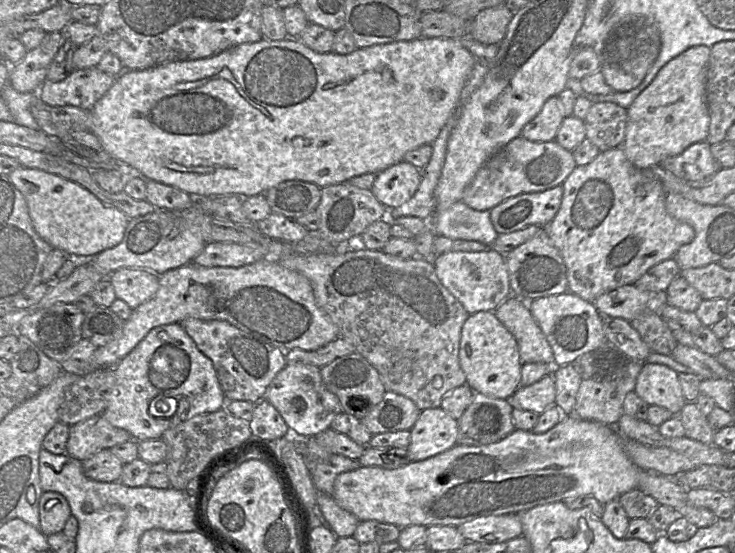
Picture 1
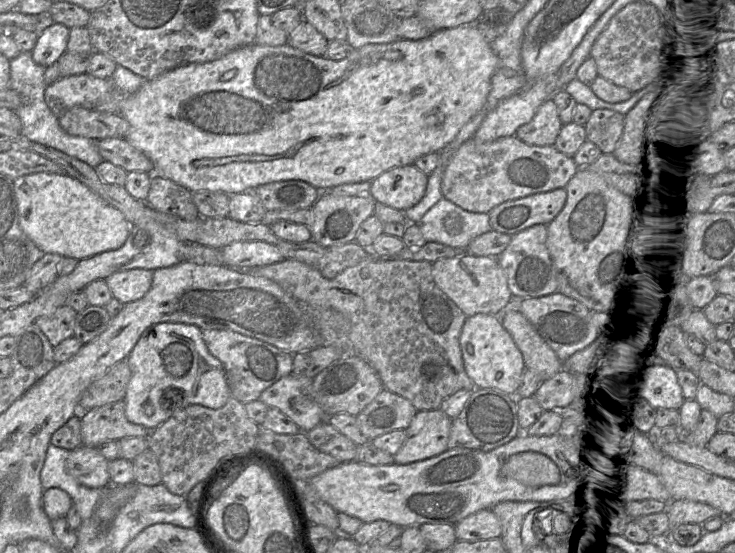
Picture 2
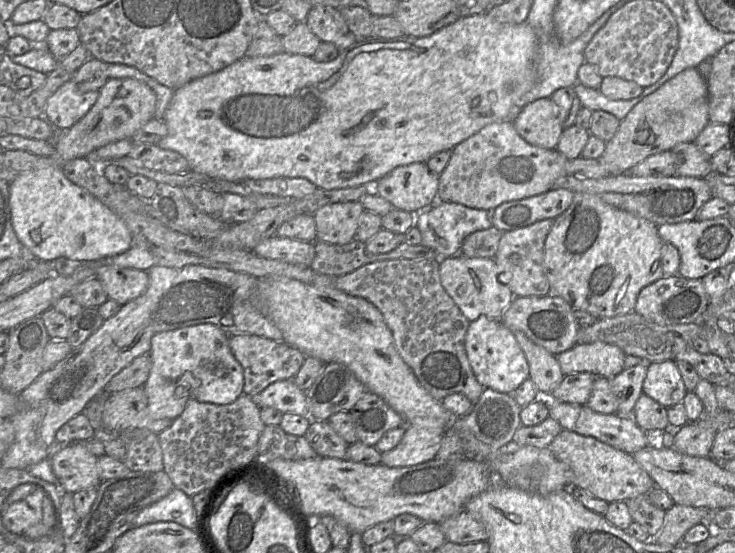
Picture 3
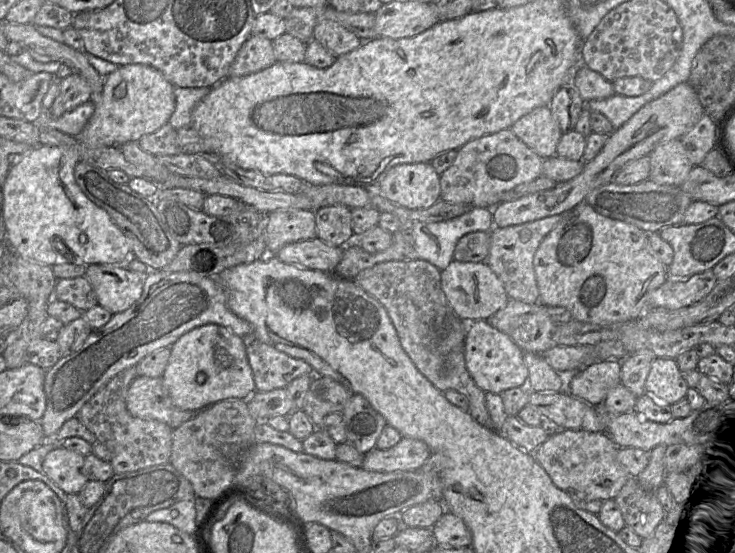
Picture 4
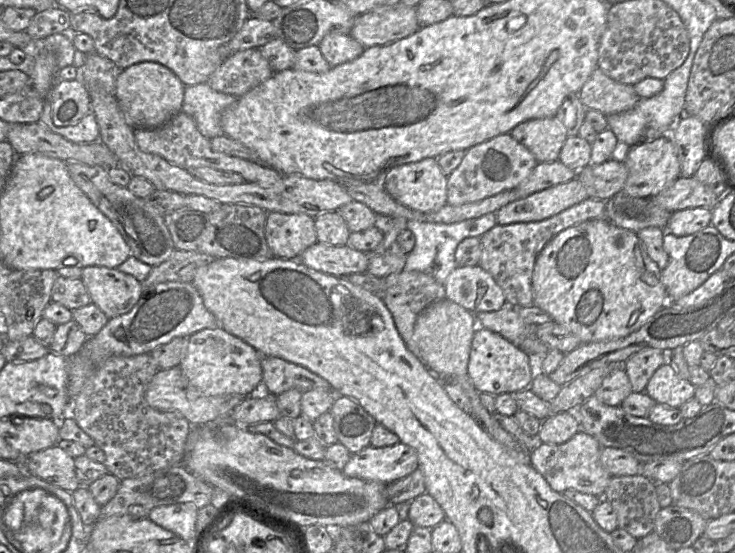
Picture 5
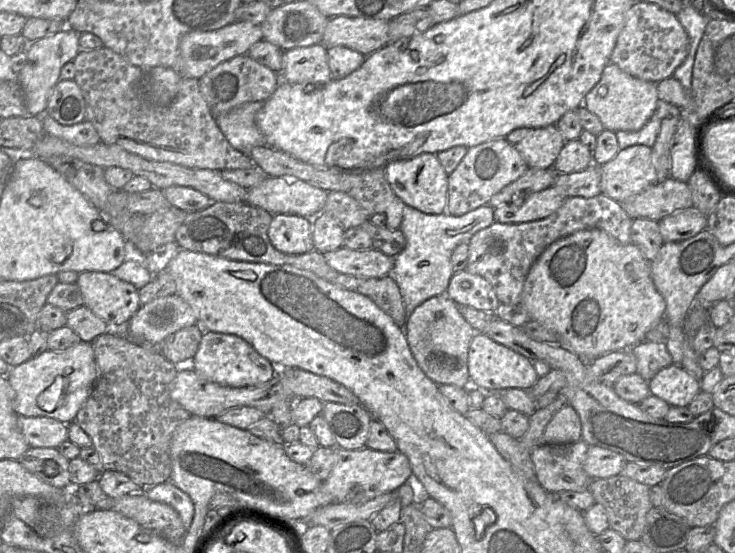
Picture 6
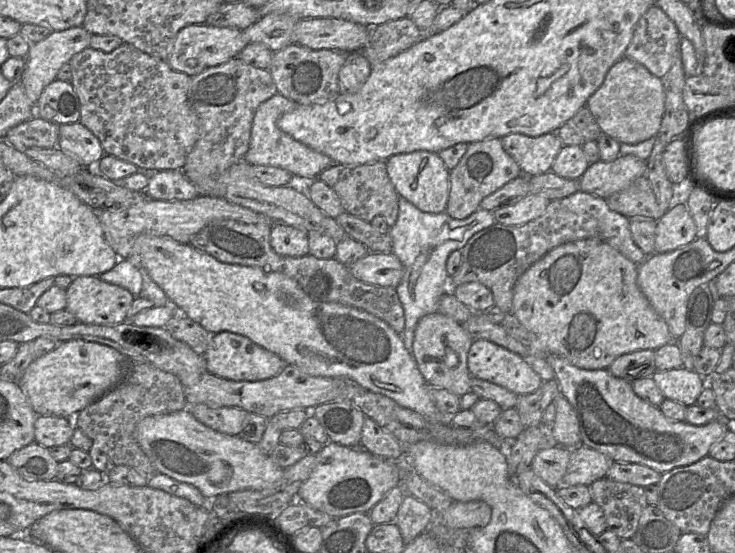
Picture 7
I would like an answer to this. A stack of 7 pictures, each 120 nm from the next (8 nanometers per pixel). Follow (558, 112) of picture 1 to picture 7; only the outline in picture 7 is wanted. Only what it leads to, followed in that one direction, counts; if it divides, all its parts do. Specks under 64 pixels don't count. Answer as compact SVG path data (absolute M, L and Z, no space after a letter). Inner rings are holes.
M513 133L501 138L505 151L516 161L522 175L531 177L551 170L563 143L557 133L537 137Z

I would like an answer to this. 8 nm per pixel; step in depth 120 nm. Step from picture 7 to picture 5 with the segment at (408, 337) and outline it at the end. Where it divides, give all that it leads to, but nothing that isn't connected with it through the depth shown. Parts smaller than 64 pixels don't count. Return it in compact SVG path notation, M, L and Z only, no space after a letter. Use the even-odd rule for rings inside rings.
M494 212L451 224L408 220L407 229L415 236L415 246L407 256L403 270L427 273L443 285L449 274L457 267L455 252L458 244L468 237L481 237L495 225L497 222Z

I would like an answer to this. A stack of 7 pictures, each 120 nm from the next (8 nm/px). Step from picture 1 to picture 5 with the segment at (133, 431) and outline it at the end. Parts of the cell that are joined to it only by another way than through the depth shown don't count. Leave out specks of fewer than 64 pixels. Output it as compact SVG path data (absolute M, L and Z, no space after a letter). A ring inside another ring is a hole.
M221 327L192 334L188 337L186 356L179 365L188 382L187 397L257 394L258 386L262 386L261 358L254 347Z

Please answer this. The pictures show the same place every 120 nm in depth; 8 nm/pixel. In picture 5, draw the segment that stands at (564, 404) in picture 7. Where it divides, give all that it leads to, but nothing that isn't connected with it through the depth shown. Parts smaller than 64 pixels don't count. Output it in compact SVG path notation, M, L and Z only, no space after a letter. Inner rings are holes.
M574 411L552 414L542 422L537 434L539 443L561 444L572 438L581 425Z

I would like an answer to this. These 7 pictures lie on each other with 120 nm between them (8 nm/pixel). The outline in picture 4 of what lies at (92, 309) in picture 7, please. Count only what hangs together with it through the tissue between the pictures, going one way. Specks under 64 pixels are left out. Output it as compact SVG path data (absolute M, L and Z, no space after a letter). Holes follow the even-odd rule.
M88 265L84 275L96 294L98 305L113 315L131 307L143 292L144 276L122 265Z

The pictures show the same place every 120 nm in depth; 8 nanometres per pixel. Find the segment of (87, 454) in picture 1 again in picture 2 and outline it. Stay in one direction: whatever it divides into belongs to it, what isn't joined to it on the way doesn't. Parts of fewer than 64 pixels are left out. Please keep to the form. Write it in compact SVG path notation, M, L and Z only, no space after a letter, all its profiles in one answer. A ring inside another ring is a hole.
M123 401L105 404L86 412L81 419L81 440L86 447L98 448L105 442L118 441L124 437L148 437L150 431L142 425L130 422L125 416Z

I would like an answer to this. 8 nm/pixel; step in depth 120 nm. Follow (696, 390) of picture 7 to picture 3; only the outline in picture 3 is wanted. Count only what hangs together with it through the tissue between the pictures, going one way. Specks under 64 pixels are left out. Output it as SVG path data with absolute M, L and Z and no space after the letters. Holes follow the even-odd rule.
M674 360L648 364L643 393L666 408L683 402L687 390Z

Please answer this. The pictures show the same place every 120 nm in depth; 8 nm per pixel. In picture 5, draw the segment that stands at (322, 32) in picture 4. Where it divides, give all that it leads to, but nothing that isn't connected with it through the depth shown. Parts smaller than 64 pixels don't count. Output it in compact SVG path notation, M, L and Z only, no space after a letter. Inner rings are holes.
M349 33L327 34L318 47L331 67L356 59L365 49Z

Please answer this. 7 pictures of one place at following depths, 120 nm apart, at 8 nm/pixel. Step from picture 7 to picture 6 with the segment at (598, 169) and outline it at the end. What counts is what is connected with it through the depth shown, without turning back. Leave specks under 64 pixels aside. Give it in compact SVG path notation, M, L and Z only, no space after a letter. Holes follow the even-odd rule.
M645 145L620 149L613 159L600 166L602 194L622 203L657 183L651 155L652 148Z

